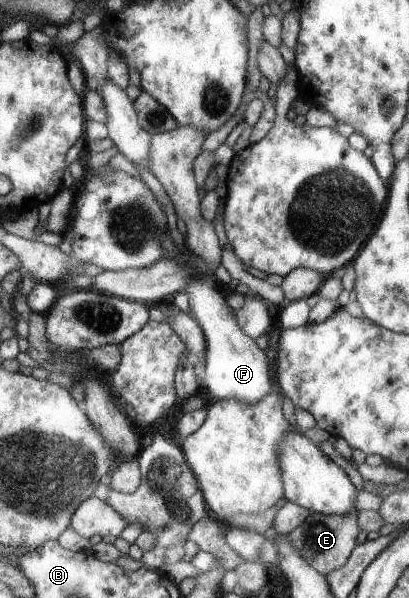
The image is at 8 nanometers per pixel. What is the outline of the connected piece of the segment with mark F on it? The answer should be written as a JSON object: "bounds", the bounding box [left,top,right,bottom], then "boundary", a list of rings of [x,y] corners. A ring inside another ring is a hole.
{"bounds":[184,276,275,404],"boundary":[[[198,276],[184,291],[189,297],[192,317],[204,329],[207,340],[207,359],[205,376],[199,383],[205,387],[211,397],[218,400],[239,400],[243,404],[255,404],[271,395],[275,387],[275,375],[271,373],[269,359],[265,351],[247,336],[235,322],[233,309],[228,307],[226,297],[212,281],[213,276]]]}

